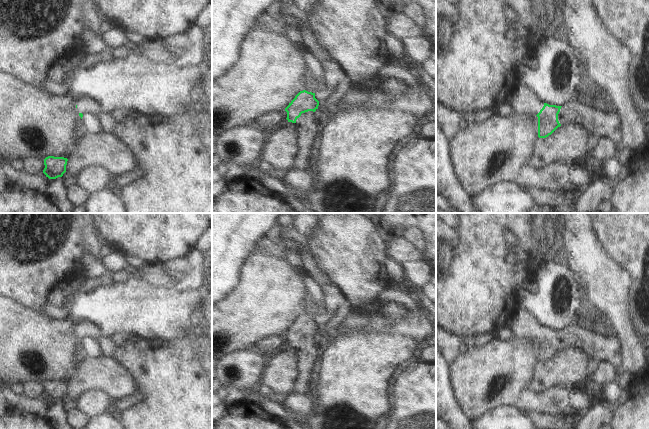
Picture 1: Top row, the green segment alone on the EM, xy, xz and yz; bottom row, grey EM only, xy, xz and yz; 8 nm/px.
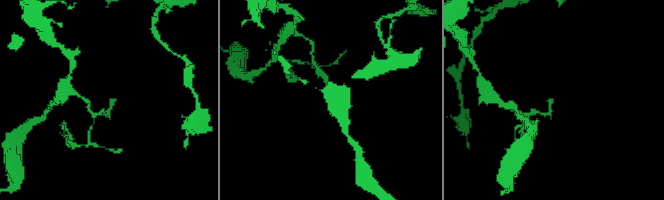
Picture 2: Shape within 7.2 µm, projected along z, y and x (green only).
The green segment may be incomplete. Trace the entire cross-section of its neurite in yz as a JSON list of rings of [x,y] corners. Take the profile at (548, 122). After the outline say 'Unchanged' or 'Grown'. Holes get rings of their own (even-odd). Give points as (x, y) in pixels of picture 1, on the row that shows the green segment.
[[[519,84],[508,96],[507,102],[515,113],[538,117],[538,137],[546,138],[558,127],[576,122],[598,138],[607,138],[617,144],[622,138],[620,118],[617,113],[590,107],[576,98],[563,106],[543,103],[528,87]]]. Grown.

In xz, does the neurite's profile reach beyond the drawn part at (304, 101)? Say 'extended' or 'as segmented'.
extended

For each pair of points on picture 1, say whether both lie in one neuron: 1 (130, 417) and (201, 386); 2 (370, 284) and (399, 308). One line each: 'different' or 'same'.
1: same
2: different

